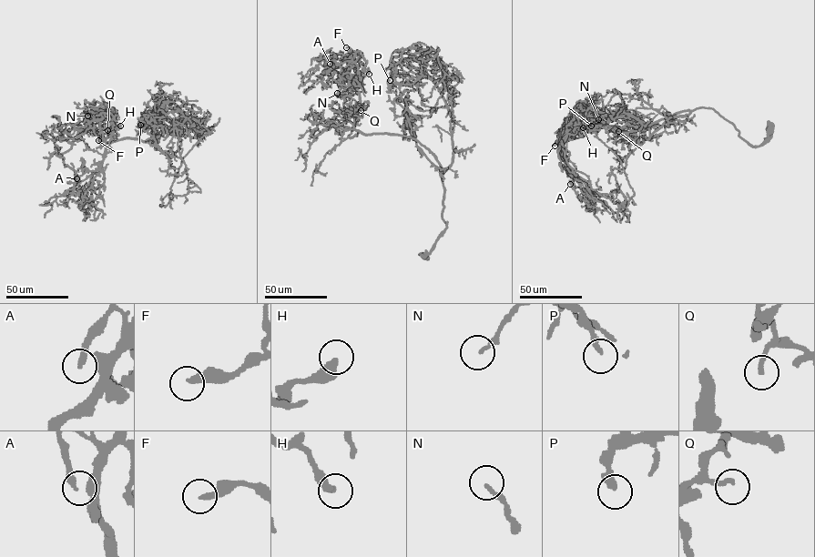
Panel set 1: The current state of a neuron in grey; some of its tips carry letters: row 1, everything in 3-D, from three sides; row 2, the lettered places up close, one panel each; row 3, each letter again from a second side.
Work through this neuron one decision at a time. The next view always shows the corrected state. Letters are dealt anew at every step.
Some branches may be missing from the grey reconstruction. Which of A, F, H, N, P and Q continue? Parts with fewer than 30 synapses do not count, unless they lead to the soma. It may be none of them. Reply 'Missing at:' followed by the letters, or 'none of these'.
Missing at: H, Q

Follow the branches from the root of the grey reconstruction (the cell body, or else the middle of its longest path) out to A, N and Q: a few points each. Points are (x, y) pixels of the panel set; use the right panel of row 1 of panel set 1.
A: (770, 129), (752, 146), (701, 107), (677, 112), (639, 145), (635, 135), (576, 116), (560, 148), (570, 184)
N: (770, 129), (752, 146), (701, 107), (677, 112), (639, 145), (595, 120), (602, 109), (598, 119)
Q: (770, 129), (752, 146), (731, 123), (702, 107), (677, 112), (640, 145), (635, 135), (611, 127), (618, 131)

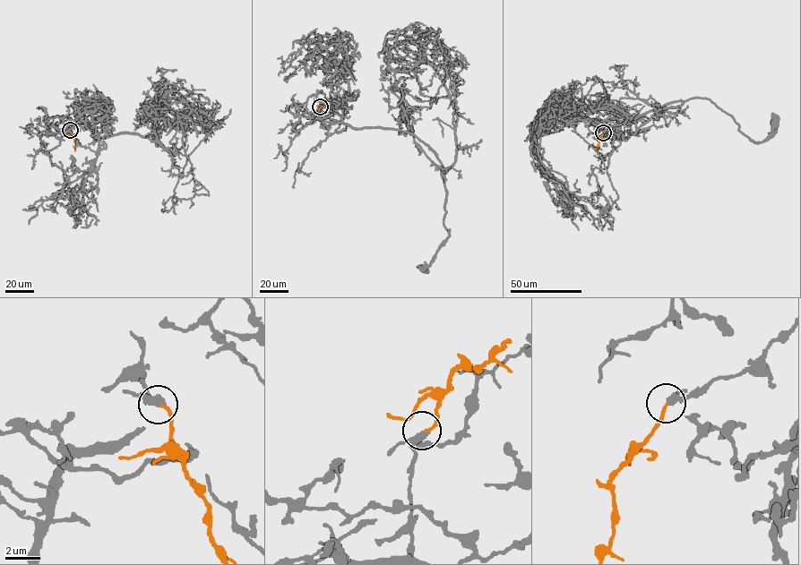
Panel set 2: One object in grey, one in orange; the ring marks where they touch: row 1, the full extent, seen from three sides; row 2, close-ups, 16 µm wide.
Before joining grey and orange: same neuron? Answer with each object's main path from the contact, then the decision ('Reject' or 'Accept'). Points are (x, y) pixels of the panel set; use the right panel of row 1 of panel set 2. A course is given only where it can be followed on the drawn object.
Course of grey: (603, 132), (618, 120), (625, 140), (661, 107), (695, 98), (708, 98), (754, 141), (763, 141), (775, 123). Course of orange: (603, 132), (598, 140), (598, 154). Accept

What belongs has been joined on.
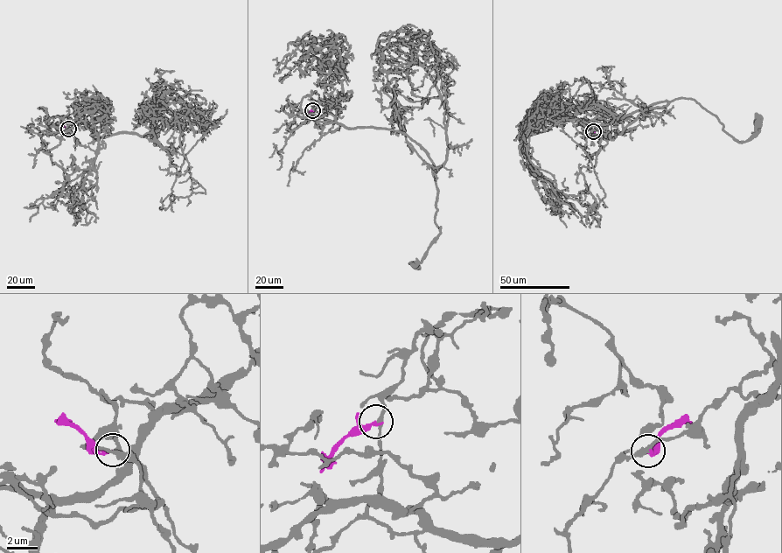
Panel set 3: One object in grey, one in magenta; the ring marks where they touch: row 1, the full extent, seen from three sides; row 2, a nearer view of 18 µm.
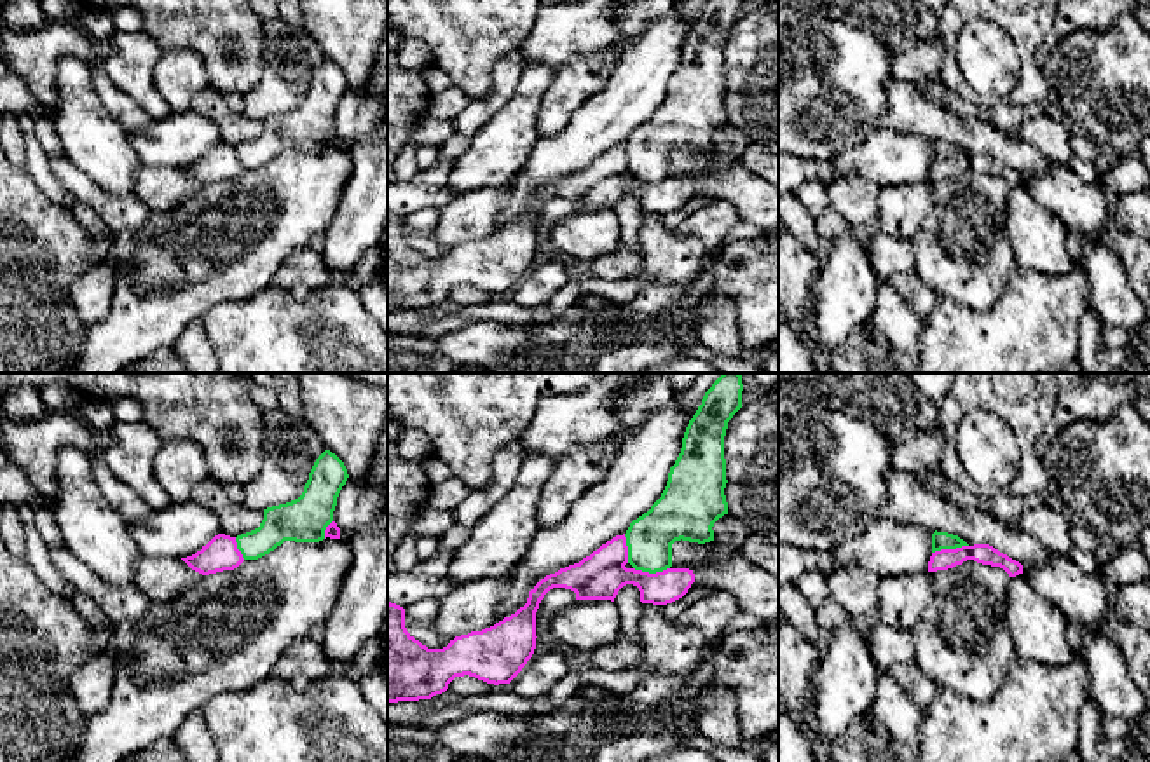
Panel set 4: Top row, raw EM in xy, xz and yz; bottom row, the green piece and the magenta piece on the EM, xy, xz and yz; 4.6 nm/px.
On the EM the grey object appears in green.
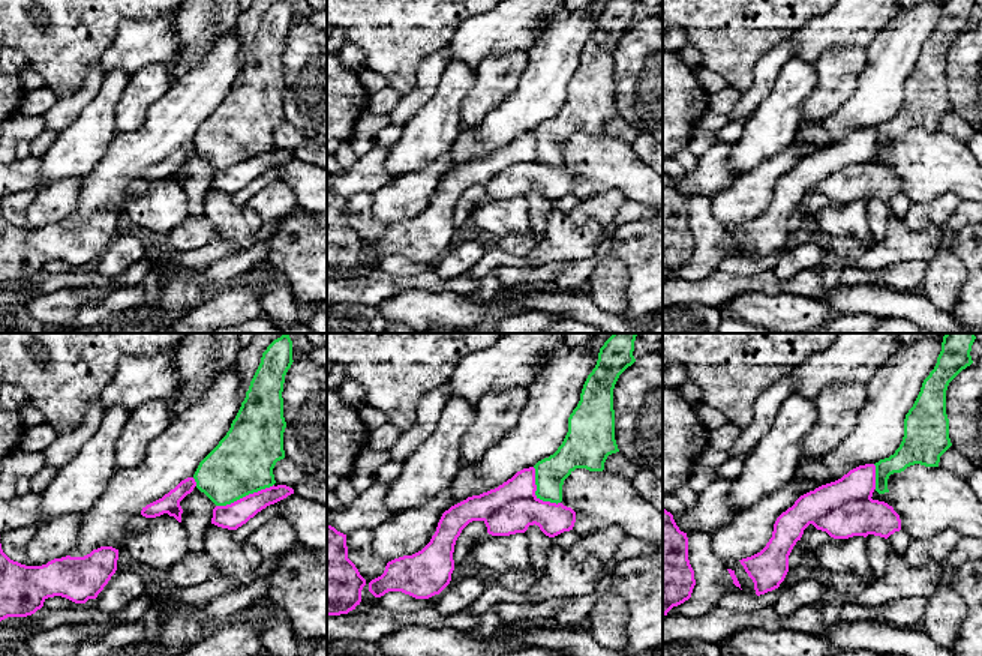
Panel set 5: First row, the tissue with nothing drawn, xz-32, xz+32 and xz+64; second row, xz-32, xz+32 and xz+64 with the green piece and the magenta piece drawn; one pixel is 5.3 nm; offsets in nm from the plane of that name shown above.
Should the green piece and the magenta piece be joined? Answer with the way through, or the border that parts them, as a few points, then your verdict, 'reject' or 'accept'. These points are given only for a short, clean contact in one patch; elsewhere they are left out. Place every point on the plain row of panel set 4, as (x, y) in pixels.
border along xz (634, 176), (644, 182), (669, 178); reject

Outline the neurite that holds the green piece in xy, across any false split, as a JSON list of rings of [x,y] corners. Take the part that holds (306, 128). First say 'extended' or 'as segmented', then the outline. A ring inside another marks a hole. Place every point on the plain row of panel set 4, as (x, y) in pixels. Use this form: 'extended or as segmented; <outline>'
as segmented; [[[325,59],[314,71],[298,108],[264,119],[258,138],[236,146],[244,169],[258,169],[284,150],[319,152],[333,131],[337,106],[349,84],[344,71]]]

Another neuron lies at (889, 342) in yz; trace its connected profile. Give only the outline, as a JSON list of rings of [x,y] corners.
[[[888,284],[876,288],[869,319],[831,357],[834,373],[916,373],[923,321]]]

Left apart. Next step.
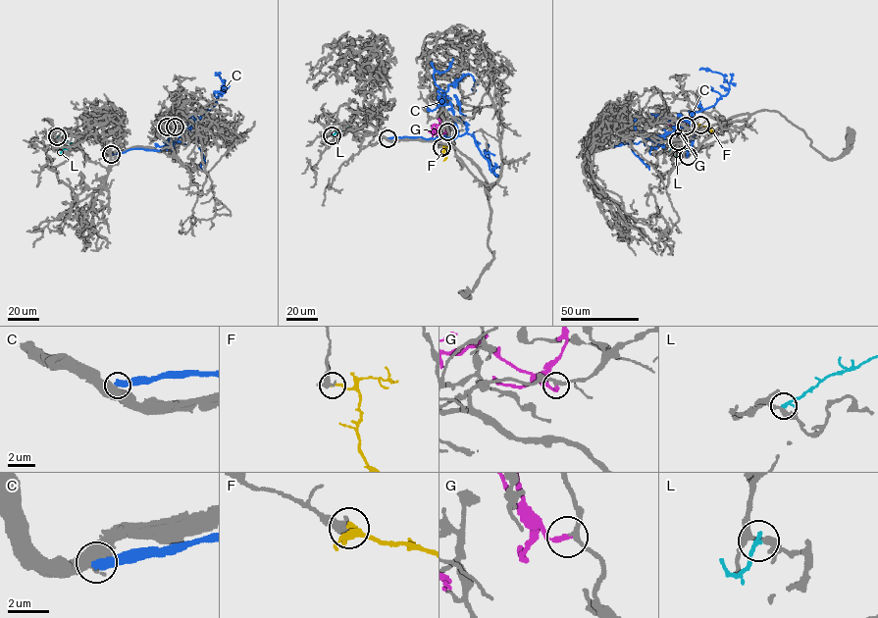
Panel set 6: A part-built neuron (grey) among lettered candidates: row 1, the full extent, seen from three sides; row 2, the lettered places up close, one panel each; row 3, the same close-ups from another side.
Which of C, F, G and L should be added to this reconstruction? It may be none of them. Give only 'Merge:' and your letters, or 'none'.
Merge: G

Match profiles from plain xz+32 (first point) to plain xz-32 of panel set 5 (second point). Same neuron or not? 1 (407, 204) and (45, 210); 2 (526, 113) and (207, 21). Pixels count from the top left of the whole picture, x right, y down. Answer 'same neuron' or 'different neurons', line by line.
1: same neuron
2: different neurons

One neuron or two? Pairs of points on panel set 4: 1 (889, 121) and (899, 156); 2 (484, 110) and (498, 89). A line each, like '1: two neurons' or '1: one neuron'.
1: two neurons
2: one neuron

